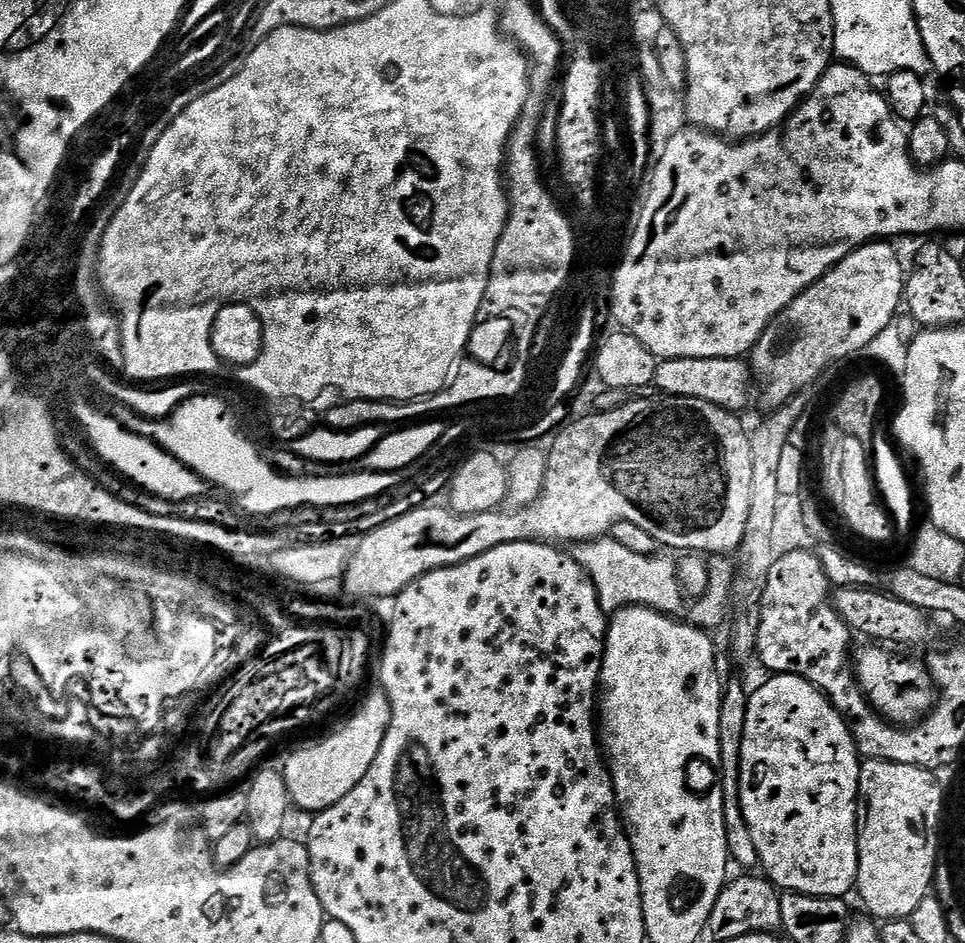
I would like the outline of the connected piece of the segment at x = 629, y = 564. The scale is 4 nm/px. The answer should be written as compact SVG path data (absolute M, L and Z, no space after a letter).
M609 542L600 545L599 548L591 549L590 565L593 575L597 578L597 584L600 587L598 590L598 598L600 605L603 606L605 613L615 614L622 608L630 608L633 606L643 606L646 608L653 608L659 612L667 612L669 614L679 613L680 600L682 601L682 593L676 586L671 588L660 588L660 576L651 568L651 563L646 562L642 556L635 556L619 542Z

